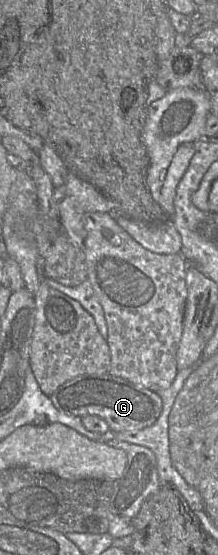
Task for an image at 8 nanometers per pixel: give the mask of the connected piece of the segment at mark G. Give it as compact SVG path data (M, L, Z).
M109 373L80 375L61 385L50 398L64 414L101 417L109 425L110 432L137 431L149 427L157 421L163 409L157 392Z

